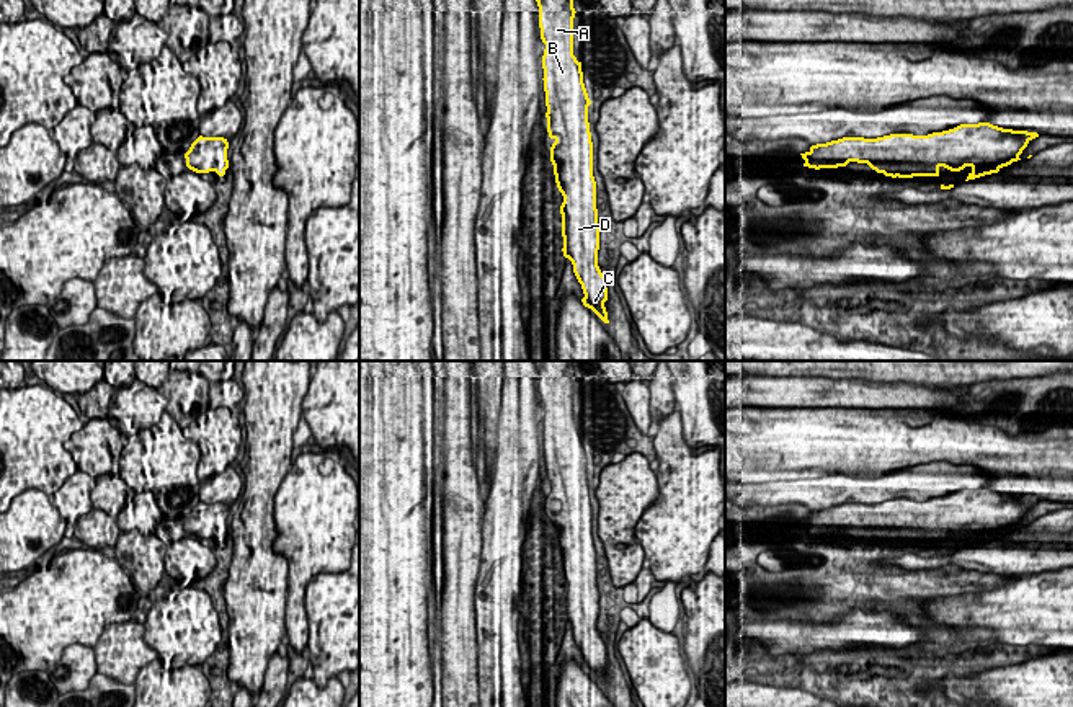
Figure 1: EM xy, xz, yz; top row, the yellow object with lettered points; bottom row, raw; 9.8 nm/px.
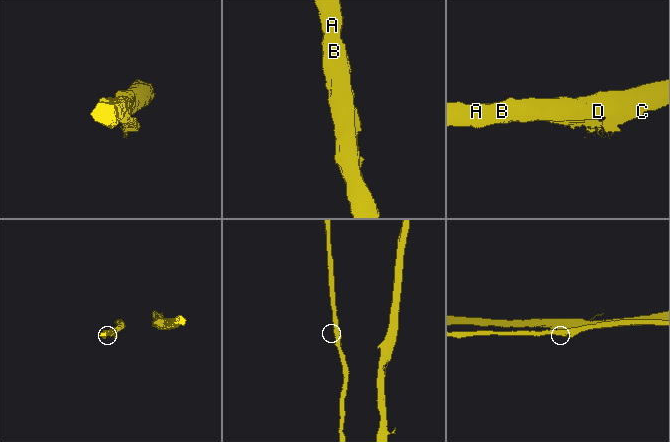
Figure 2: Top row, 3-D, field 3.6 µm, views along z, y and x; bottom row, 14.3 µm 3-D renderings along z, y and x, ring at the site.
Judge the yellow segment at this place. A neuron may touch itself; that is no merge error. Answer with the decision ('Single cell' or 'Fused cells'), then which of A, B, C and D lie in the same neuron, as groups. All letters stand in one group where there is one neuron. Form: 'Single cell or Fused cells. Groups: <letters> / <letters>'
Single cell. Groups: A B C D

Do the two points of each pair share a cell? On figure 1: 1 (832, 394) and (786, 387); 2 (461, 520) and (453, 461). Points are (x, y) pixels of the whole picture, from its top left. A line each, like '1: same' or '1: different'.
1: same
2: same

